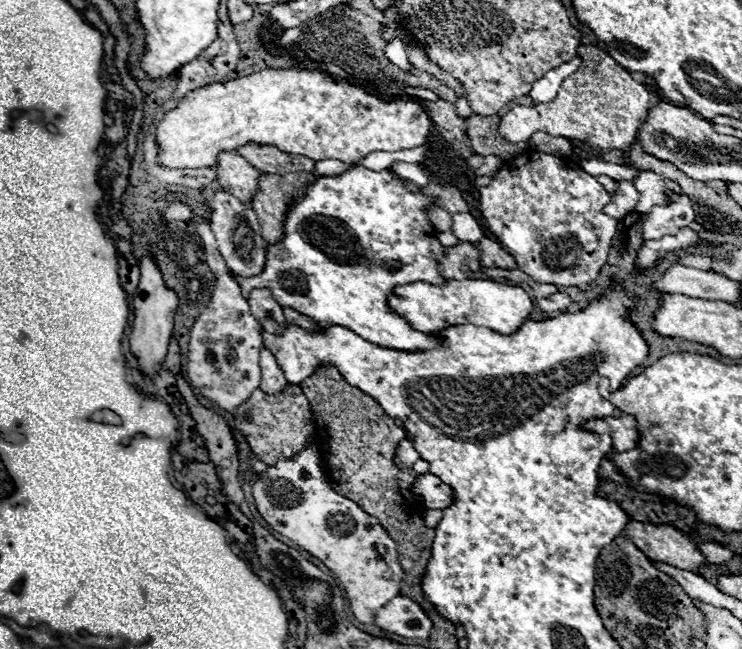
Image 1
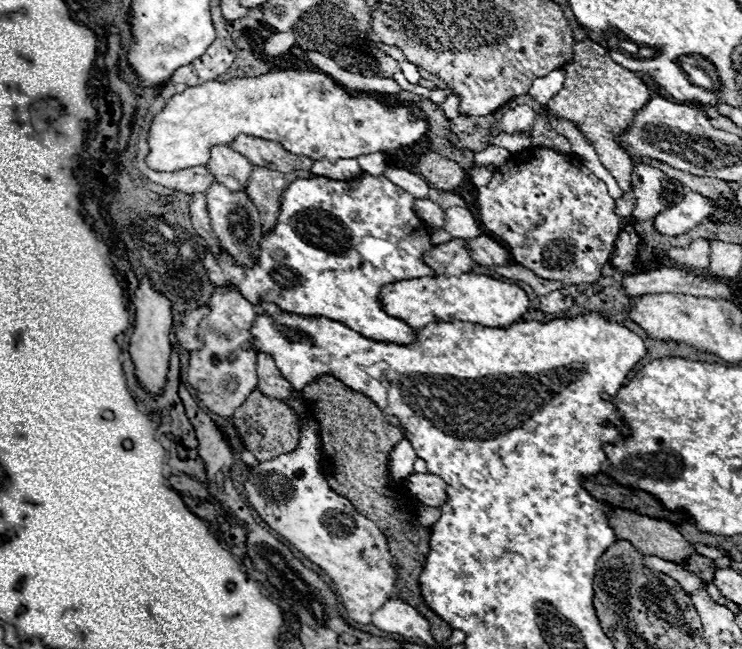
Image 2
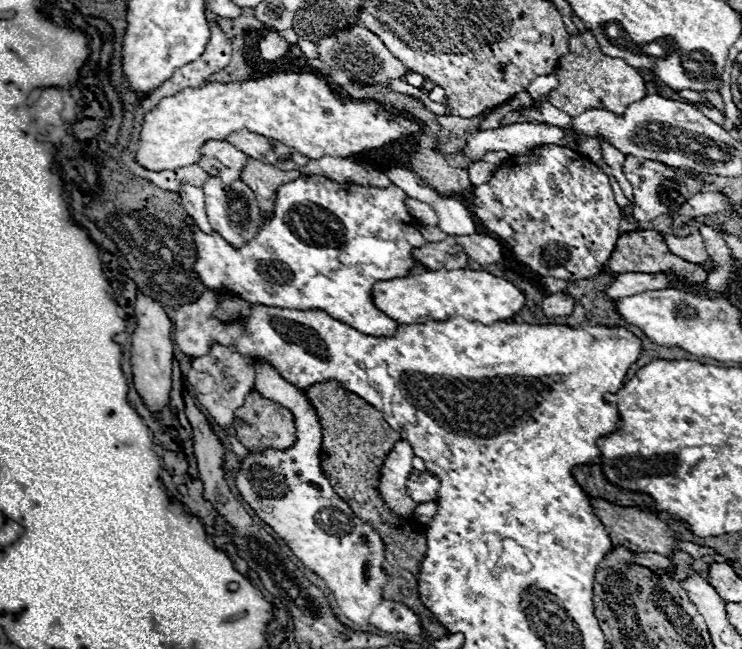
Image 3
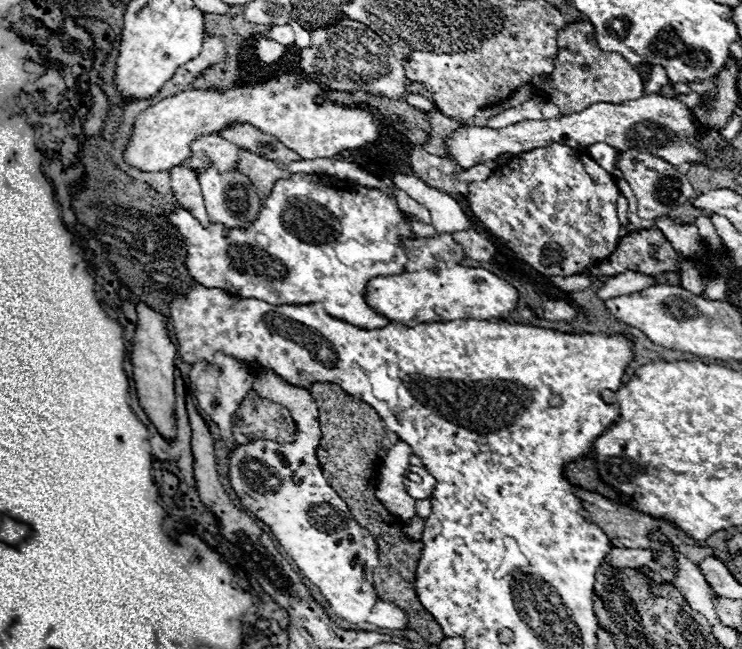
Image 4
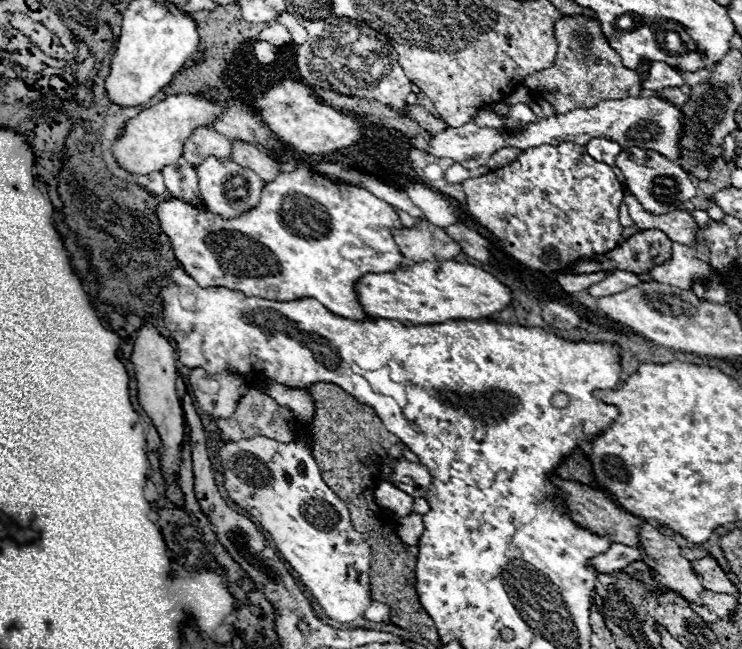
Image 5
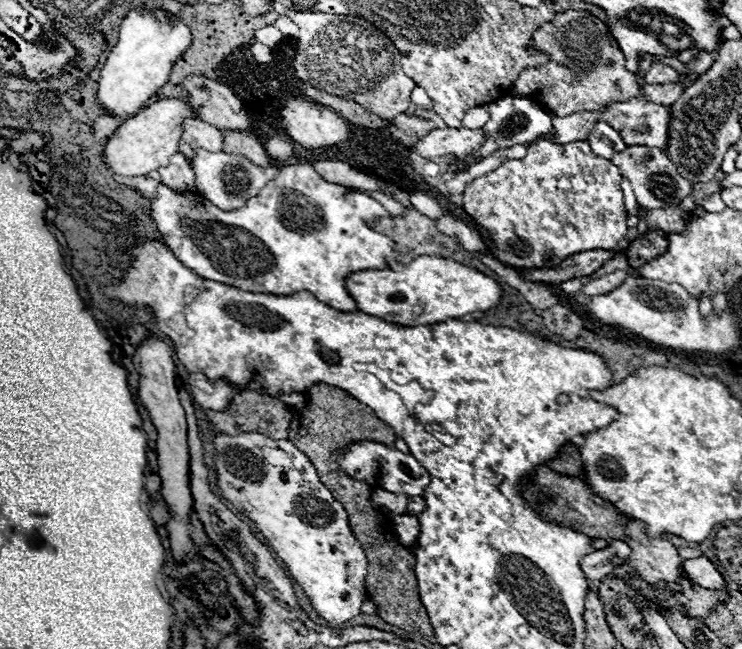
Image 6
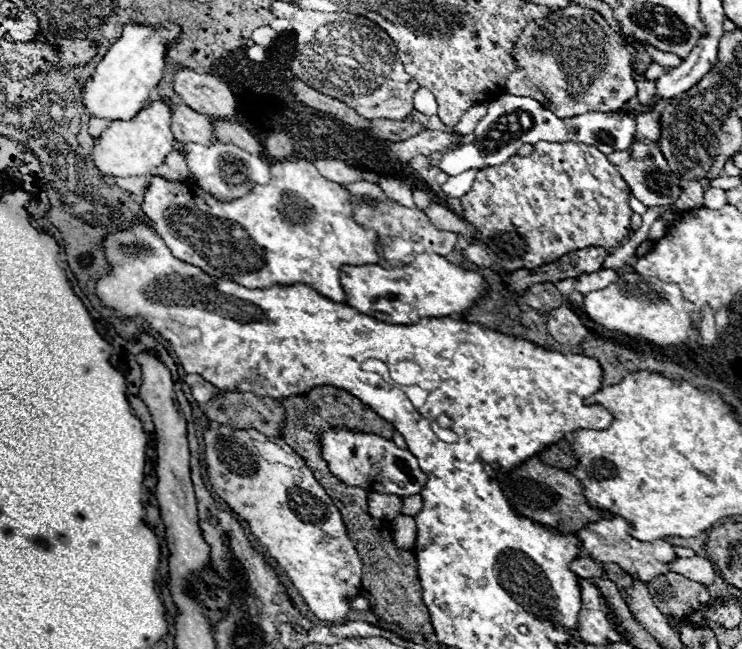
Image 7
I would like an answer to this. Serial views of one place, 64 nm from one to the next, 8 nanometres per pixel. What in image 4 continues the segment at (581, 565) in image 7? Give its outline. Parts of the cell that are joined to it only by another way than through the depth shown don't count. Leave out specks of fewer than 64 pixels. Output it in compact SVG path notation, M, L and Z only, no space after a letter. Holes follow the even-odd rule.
M612 546L612 550L604 558L604 564L614 564L616 568L638 568L638 566L646 566L652 558L654 558L652 550Z

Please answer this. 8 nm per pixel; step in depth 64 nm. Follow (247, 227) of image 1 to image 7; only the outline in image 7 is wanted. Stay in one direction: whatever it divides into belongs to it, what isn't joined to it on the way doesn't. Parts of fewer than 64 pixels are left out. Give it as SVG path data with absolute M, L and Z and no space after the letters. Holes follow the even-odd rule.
M214 140L208 146L204 146L204 144L182 144L180 152L184 154L184 160L190 168L192 180L200 188L204 188L206 192L210 192L218 198L224 198L224 200L244 196L252 188L252 182L266 184L270 180L268 162L264 162L258 156L250 156L250 152L246 152L234 144L222 144L220 140Z

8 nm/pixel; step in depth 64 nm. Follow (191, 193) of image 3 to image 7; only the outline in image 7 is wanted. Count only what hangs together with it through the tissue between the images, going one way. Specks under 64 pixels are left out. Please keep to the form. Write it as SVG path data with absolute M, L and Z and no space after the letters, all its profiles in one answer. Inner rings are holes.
M174 150L174 152L170 152L166 156L164 164L160 164L156 168L156 174L166 178L166 180L186 180L186 178L190 178L186 160L184 160L184 156L178 150Z

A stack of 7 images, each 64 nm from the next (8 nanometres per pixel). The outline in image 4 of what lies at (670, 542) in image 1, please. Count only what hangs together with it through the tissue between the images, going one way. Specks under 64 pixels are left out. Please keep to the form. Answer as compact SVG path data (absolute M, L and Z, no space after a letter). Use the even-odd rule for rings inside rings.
M574 486L574 494L582 500L582 510L584 510L584 516L586 520L594 520L594 524L598 524L606 536L610 536L610 542L614 546L624 546L624 548L644 548L644 550L658 550L660 546L656 542L650 542L648 540L648 530L650 528L658 528L658 520L642 514L642 512L636 512L632 508L626 508L610 498L604 498L602 494L596 494L596 492L588 492L580 486Z

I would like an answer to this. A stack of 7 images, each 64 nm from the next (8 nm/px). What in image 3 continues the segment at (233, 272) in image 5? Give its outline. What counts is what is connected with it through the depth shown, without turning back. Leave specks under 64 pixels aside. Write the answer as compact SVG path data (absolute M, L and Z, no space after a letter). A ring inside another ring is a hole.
M300 176L278 186L272 216L264 218L258 234L242 248L234 248L232 244L222 240L218 232L200 232L194 220L186 216L184 220L186 224L190 224L194 232L194 244L198 248L198 262L194 262L194 270L198 272L206 288L234 292L246 302L298 310L320 308L334 320L346 322L348 326L364 334L388 336L396 330L398 322L382 314L372 304L372 286L378 280L392 280L410 274L414 270L412 248L426 244L422 234L418 232L418 220L410 216L404 206L404 196L406 194L396 186L372 188L350 182L334 182L324 176ZM346 244L348 262L342 262L342 248L346 248Z

